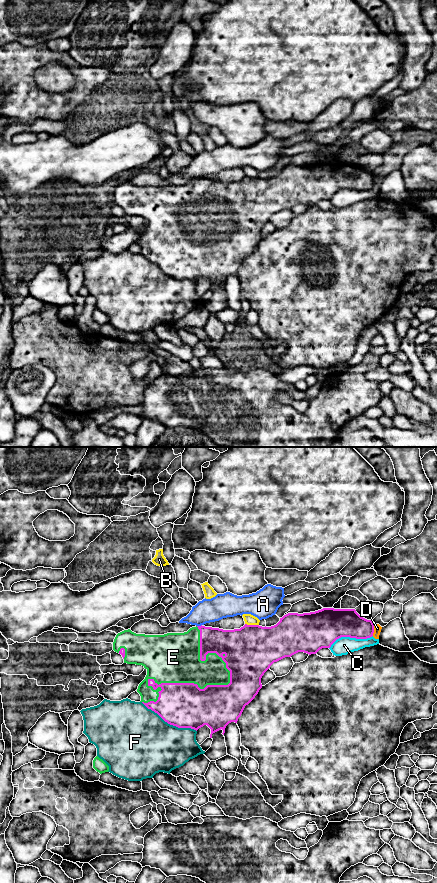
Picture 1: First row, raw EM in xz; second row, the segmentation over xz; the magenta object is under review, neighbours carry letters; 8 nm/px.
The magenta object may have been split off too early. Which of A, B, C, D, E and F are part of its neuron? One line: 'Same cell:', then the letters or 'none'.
Same cell: E

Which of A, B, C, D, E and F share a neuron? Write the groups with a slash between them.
A / B / C D / E / F

